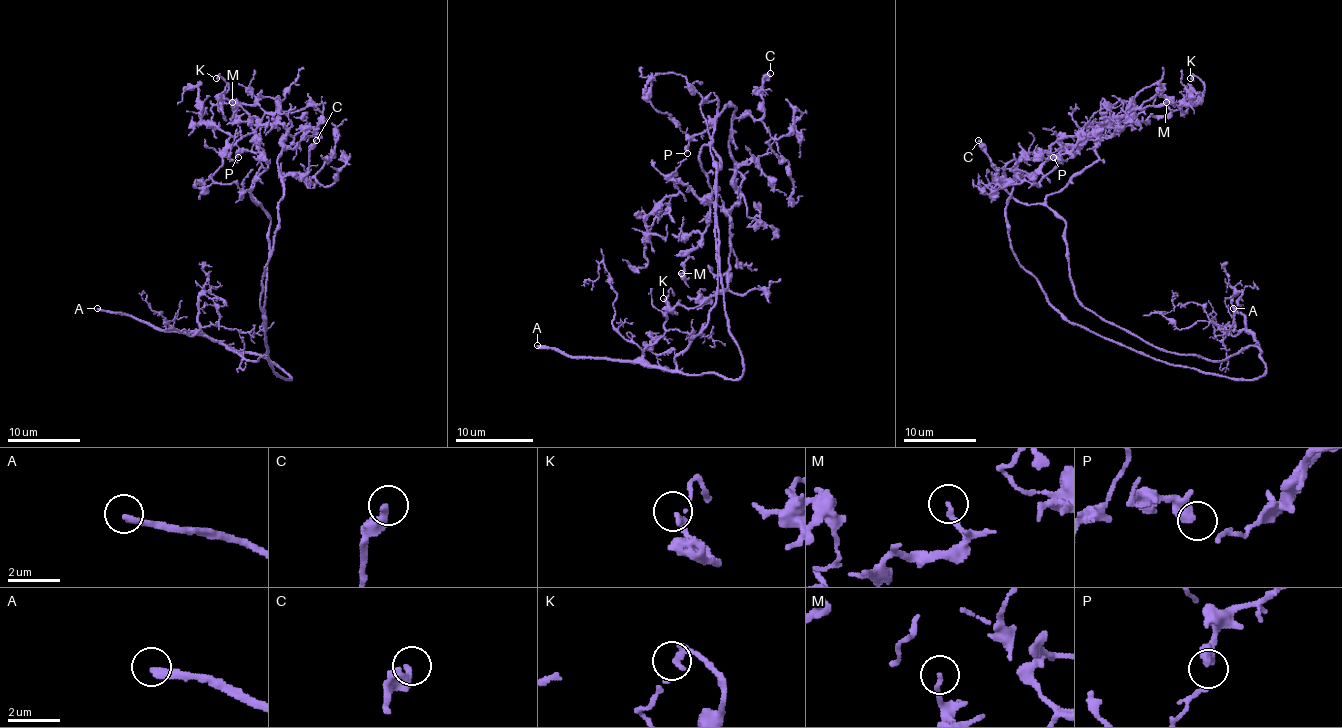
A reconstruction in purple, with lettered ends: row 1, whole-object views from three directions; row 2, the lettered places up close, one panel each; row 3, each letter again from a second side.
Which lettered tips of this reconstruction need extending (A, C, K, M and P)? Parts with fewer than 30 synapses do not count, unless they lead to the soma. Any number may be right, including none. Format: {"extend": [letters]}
{"extend": ["A"]}

